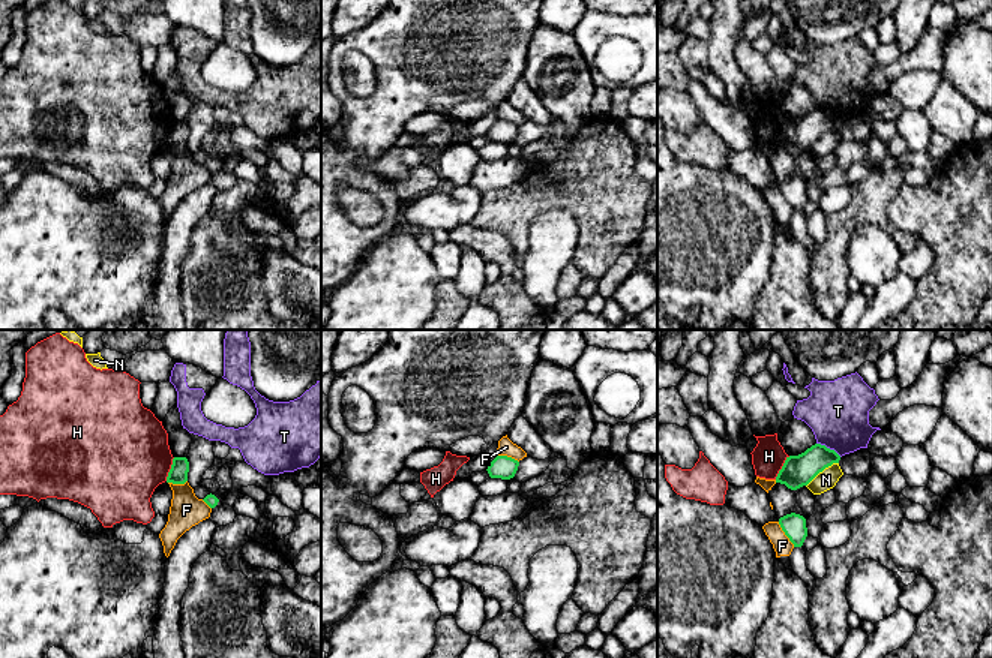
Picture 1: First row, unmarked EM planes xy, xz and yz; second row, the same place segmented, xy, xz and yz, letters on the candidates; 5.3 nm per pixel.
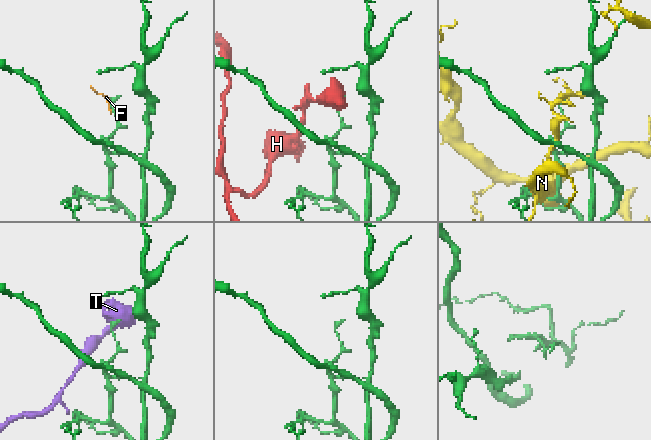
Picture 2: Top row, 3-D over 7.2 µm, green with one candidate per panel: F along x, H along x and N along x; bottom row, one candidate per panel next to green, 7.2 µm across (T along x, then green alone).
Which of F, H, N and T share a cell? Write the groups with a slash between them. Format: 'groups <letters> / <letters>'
groups F / H / N / T

